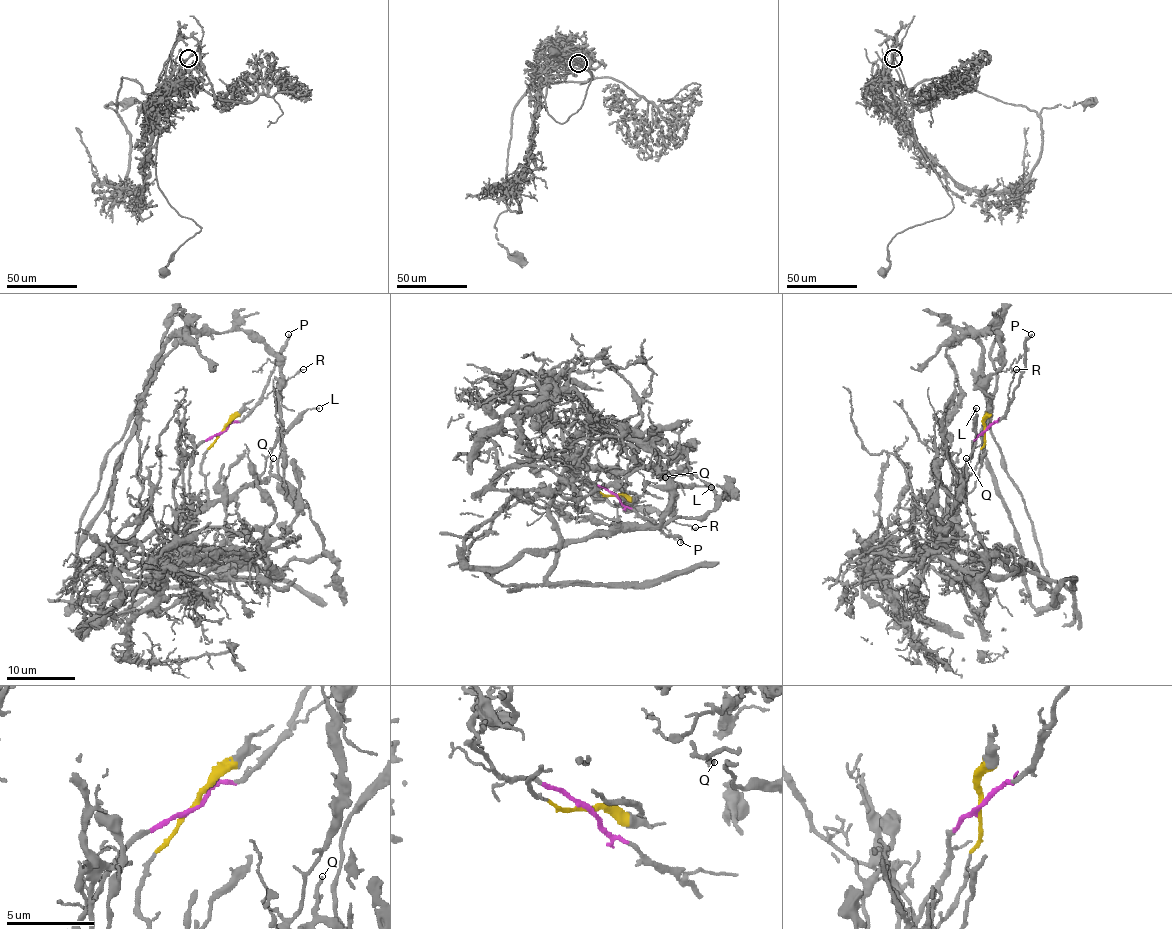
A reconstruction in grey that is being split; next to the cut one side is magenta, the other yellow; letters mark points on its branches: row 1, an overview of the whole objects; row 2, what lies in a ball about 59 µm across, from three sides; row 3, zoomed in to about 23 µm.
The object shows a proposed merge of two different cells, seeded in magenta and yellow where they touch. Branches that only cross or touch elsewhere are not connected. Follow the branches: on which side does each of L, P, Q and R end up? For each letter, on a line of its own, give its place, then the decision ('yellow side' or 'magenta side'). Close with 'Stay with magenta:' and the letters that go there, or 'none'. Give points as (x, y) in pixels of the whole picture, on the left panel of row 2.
L: at (319, 408); yellow side
P: at (288, 334); magenta side
Q: at (273, 458); yellow side
R: at (303, 369); magenta side
Stay with magenta: P, R

